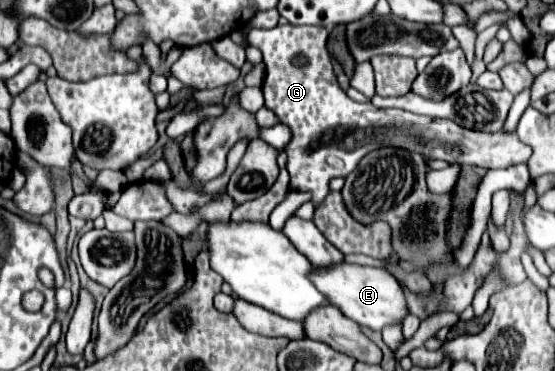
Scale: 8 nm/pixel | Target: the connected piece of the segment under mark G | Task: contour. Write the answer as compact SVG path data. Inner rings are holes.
M277 25L273 29L251 29L249 43L263 53L263 61L267 65L267 75L263 81L263 95L265 105L281 119L281 123L289 125L293 131L291 143L285 147L287 153L287 171L291 175L291 187L299 191L313 191L313 203L319 205L325 195L329 193L329 179L333 177L347 177L367 155L377 147L399 147L411 153L423 153L427 159L443 159L447 163L461 163L461 165L477 165L483 169L505 169L517 163L525 163L531 157L531 147L517 139L517 133L497 131L497 133L483 133L473 131L457 125L455 121L435 119L427 115L417 115L403 109L377 109L371 103L357 103L347 97L347 93L339 87L337 75L331 65L331 55L327 51L327 37L329 31L325 27L295 27L295 25ZM295 55L307 55L309 65L307 71L295 69L291 59Z

